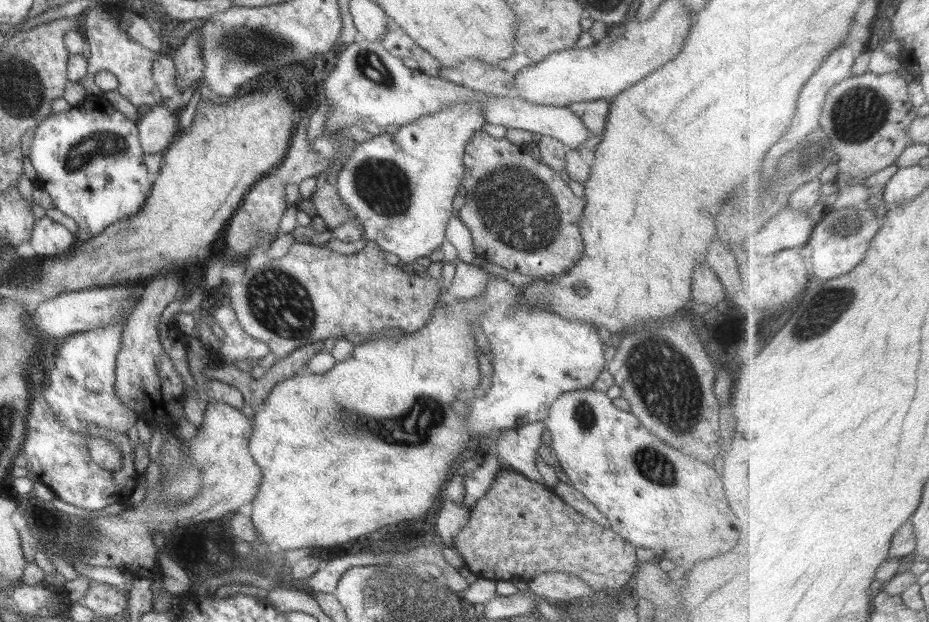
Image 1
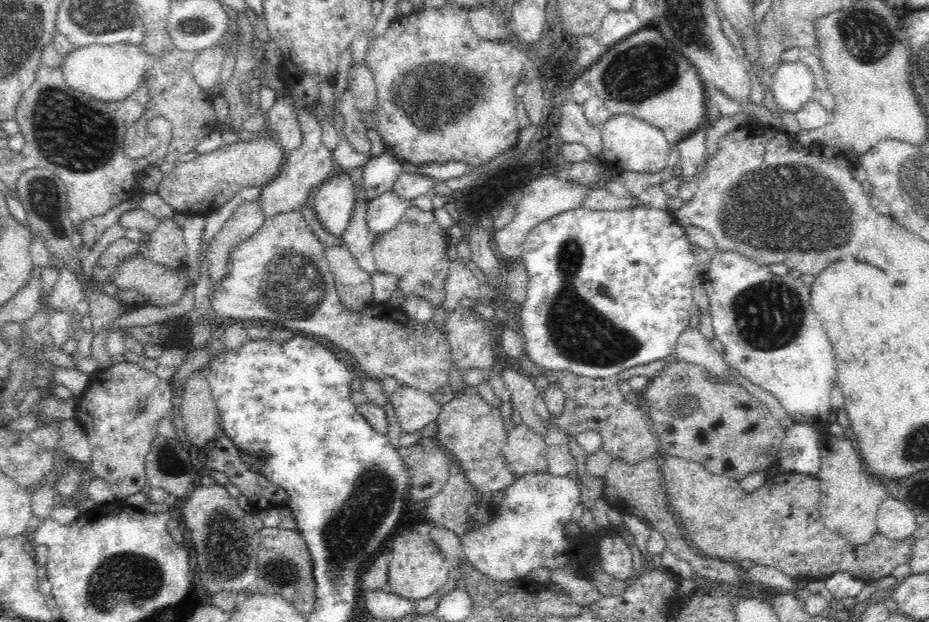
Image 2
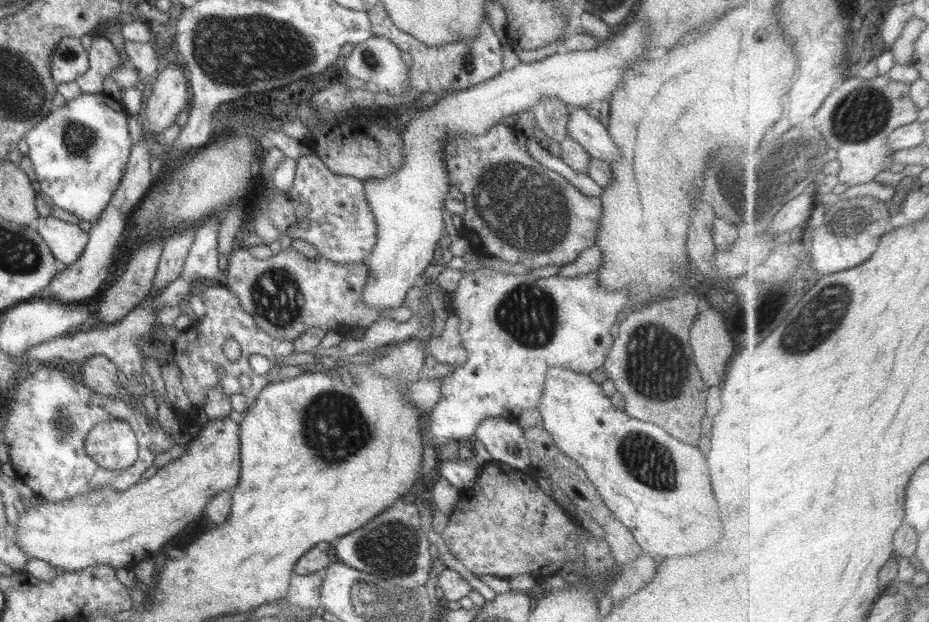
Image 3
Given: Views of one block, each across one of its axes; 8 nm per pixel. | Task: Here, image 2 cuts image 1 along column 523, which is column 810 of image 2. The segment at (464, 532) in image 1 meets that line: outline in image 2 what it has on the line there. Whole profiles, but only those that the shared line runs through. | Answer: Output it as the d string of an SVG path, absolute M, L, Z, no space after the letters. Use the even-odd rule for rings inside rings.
M665 456L661 466L663 488L672 509L678 511L678 525L684 537L706 557L731 562L751 560L781 570L798 581L826 579L837 572L847 572L864 581L872 581L891 575L899 564L906 564L911 557L913 535L904 540L890 540L876 532L870 542L856 546L843 536L833 533L824 523L819 509L821 498L820 479L800 472L776 472L752 492L747 493L738 481L717 475L704 469L704 465L692 460Z

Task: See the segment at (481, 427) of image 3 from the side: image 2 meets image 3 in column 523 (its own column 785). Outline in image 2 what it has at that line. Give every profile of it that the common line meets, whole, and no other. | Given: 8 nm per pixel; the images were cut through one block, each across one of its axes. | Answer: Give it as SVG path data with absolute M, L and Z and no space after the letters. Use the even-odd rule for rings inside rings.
M794 423L785 430L782 446L780 446L780 458L776 467L780 472L800 472L817 476L821 467L820 444L824 433L809 424Z

